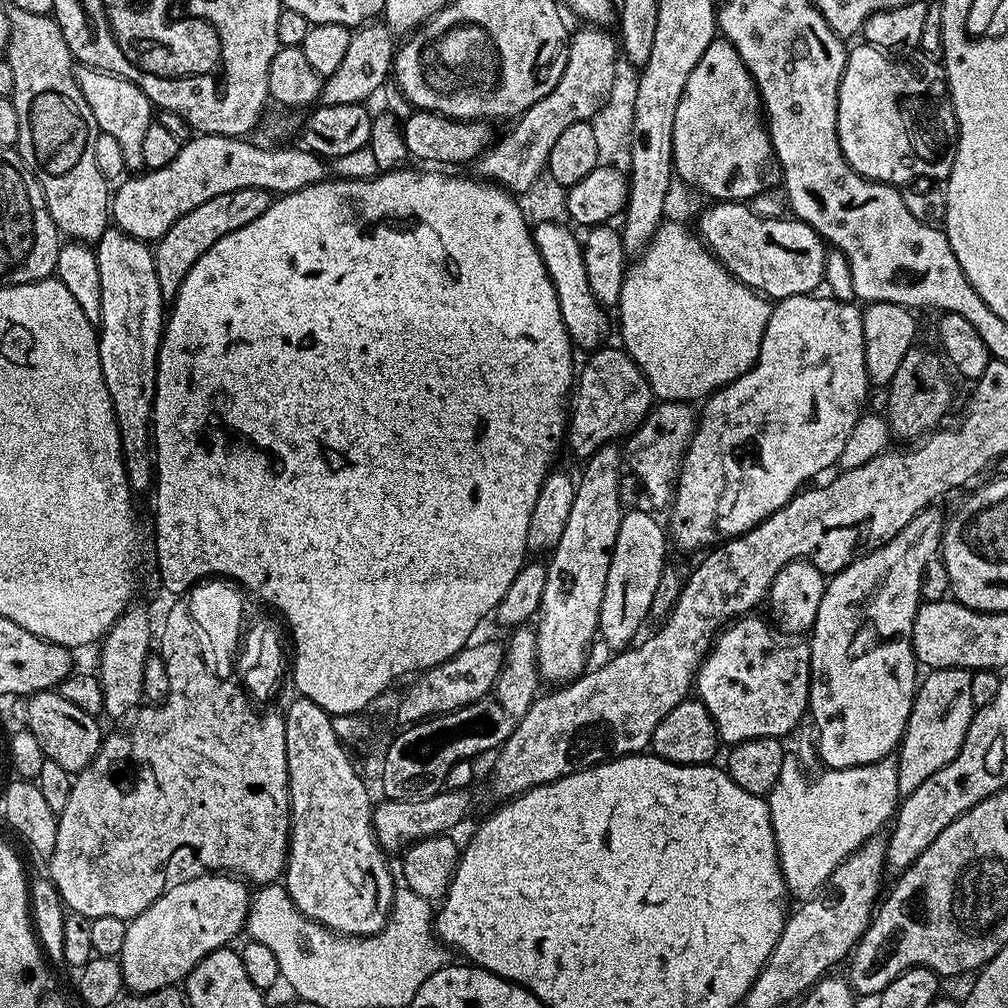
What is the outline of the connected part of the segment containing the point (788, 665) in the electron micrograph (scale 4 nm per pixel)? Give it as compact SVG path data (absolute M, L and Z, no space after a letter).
M756 615L739 617L731 625L733 636L721 635L696 669L695 695L712 716L719 739L728 746L767 736L787 737L809 711L811 643L803 635L781 632Z

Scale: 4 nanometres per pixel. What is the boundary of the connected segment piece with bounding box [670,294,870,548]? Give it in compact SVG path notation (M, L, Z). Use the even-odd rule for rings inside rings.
M820 295L791 296L779 301L769 311L764 341L756 363L748 371L742 373L737 380L731 380L729 384L716 389L703 401L703 404L705 403L704 412L702 408L698 416L695 435L688 443L688 450L680 464L680 474L676 477L676 486L670 505L670 513L672 512L670 536L675 547L677 544L680 548L700 548L703 544L709 543L708 545L711 545L713 543L711 540L716 535L720 535L720 538L731 538L739 536L741 532L748 532L765 517L772 515L784 504L787 504L797 492L805 487L804 480L826 471L832 463L835 465L839 461L843 447L846 446L847 439L850 438L851 431L854 430L855 423L865 411L864 399L868 396L868 388L870 389L866 358L864 357L863 318L861 309L855 303L852 303L853 305L847 304L844 300L831 300L828 296Z

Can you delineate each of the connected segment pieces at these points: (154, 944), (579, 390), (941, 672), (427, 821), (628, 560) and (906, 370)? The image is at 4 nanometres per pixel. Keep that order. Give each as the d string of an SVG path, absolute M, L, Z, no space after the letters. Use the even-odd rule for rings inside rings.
M202 871L199 875L177 881L177 884L168 884L151 904L127 921L118 959L120 972L124 975L123 987L133 993L156 993L168 985L183 981L208 952L225 947L245 927L250 888L243 879L221 871Z
M601 347L589 355L592 357L585 362L584 369L581 372L579 369L578 379L574 384L574 395L570 400L570 415L566 421L566 448L568 444L569 450L580 459L580 462L587 461L589 456L595 454L598 442L608 442L616 438L612 436L622 435L621 437L623 437L639 428L645 416L654 407L652 388L649 386L643 370L633 362L632 357L623 347L608 347Z
M933 668L928 677L919 681L907 729L898 745L898 790L907 794L918 790L930 774L942 770L960 752L964 731L970 726L972 704L972 676L966 668ZM900 752L900 756L899 756Z
M441 790L428 800L381 799L381 804L379 801L372 809L372 829L377 842L385 853L392 854L399 853L409 842L447 833L452 830L448 828L454 827L467 814L472 804L470 793L468 790Z
M625 511L620 518L618 538L614 542L610 570L606 574L606 586L602 594L598 629L599 639L604 639L612 650L627 649L637 639L636 631L647 618L656 600L660 579L664 576L664 555L668 552L668 544L670 548L670 540L665 525L663 528L651 516L653 513L648 512Z
M913 346L902 358L901 365L887 385L887 424L895 435L897 432L902 439L908 440L904 442L912 442L931 433L941 423L939 420L947 414L948 407L952 404L952 384L948 381L947 370L944 369L945 361L940 356L939 358L928 348Z

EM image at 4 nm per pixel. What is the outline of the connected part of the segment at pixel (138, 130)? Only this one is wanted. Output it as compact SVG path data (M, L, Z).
M84 70L79 73L80 89L96 119L100 132L109 132L124 151L125 157L139 157L142 150L142 138L146 138L148 129L154 123L154 105L148 95L136 84L116 76L112 72Z

